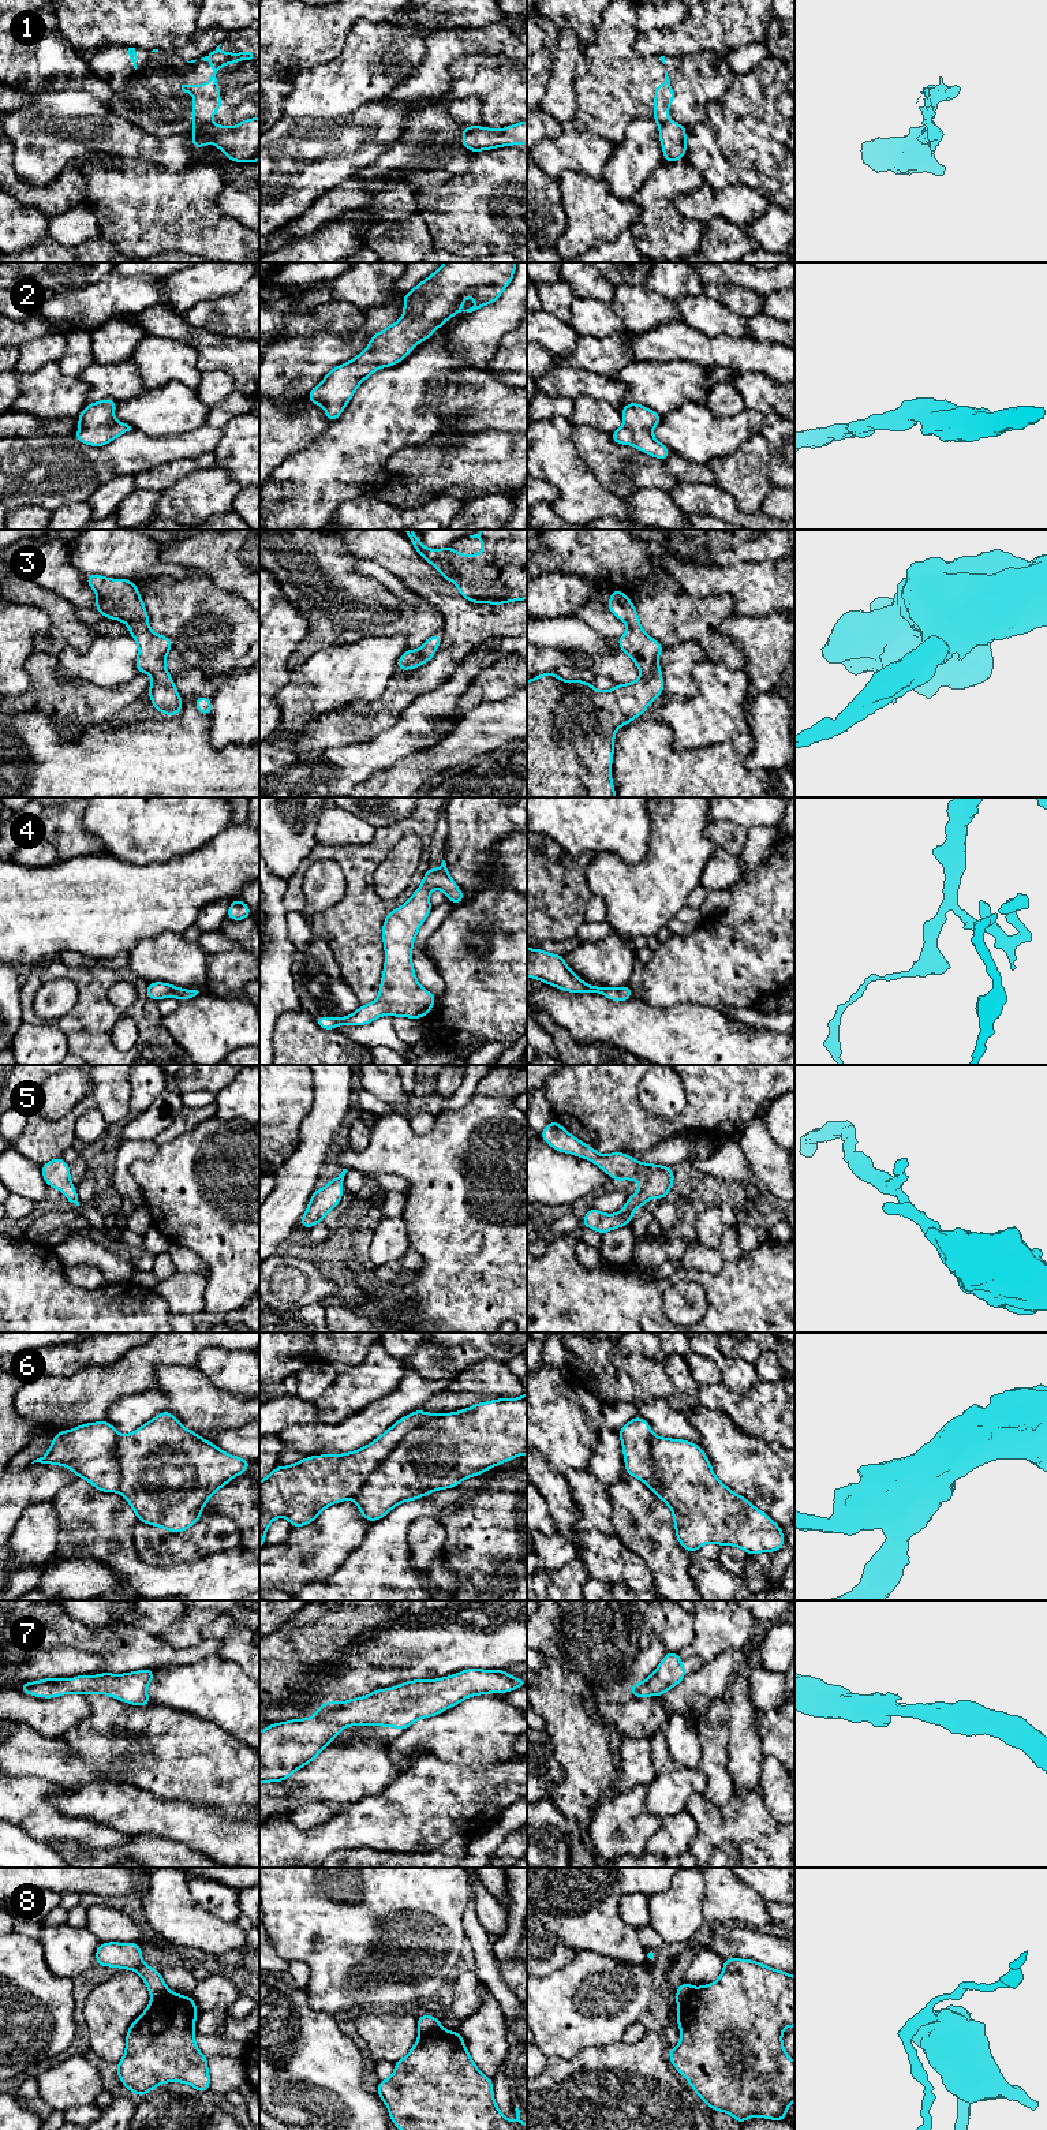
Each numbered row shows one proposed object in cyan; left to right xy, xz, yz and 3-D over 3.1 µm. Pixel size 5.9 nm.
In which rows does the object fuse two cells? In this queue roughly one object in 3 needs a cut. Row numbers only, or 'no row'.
1, 6, 8

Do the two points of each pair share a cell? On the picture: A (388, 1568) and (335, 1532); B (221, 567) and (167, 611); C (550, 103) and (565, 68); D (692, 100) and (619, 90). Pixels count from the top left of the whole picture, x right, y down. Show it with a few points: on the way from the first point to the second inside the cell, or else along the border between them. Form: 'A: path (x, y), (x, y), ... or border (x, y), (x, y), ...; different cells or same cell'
A: border (371, 1523), (365, 1538), (335, 1570); different cells
B: border (190, 567), (202, 571), (219, 586), (236, 594); different cells
C: path (558, 94), (561, 77); same cell
D: path (675, 90), (636, 90); same cell

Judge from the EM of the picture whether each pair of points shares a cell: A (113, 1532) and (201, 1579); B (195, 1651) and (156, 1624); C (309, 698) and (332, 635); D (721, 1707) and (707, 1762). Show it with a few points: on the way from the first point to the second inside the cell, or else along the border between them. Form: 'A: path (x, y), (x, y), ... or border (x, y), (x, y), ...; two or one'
A: path (127, 1557), (149, 1579), (176, 1579); one
B: border (134, 1622), (156, 1637); two
C: border (358, 641), (321, 649), (299, 666); two
D: path (715, 1721), (714, 1748); one

